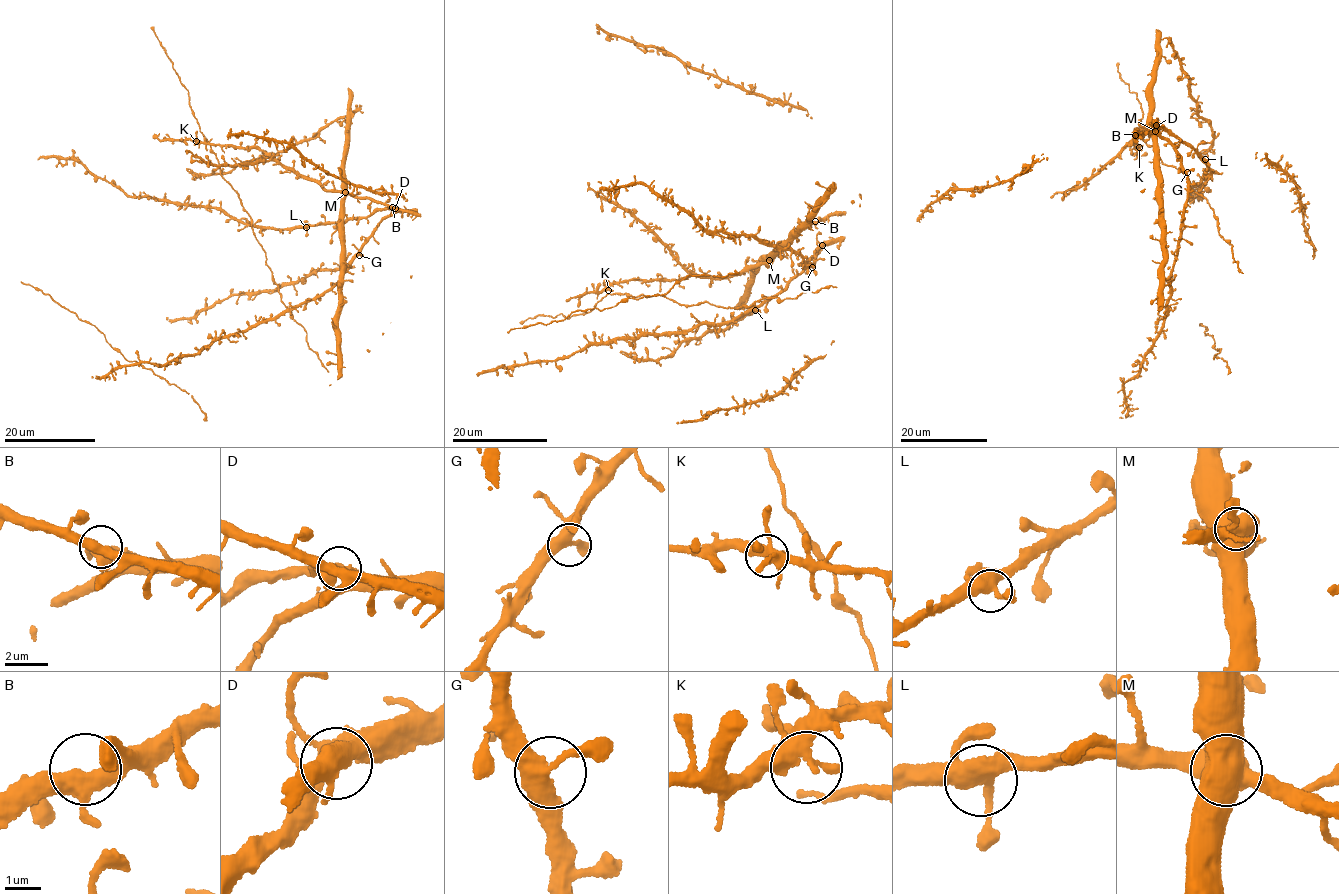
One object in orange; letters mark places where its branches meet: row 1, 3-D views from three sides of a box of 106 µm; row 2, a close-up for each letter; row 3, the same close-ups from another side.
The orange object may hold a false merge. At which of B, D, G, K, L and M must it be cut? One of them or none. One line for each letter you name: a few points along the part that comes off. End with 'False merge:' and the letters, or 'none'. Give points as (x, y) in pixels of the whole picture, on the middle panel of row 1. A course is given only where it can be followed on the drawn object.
M: course (770, 259), (810, 220), (829, 190)
False merge: M

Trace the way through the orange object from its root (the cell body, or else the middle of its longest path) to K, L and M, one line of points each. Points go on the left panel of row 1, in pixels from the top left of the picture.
K: (393, 207), (341, 191), (326, 190), (285, 169), (255, 148), (196, 141)
L: (393, 207), (348, 221), (306, 227)
M: (393, 207), (345, 192)

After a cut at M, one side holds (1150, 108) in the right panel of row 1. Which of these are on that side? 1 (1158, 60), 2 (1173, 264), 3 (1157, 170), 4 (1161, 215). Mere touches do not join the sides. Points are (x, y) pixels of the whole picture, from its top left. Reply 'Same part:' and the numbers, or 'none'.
Same part: 1, 3, 4

